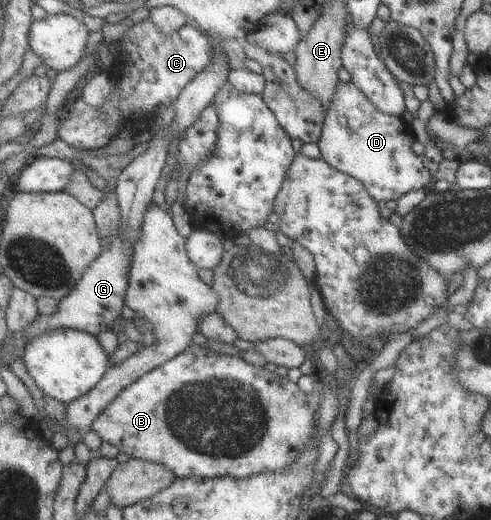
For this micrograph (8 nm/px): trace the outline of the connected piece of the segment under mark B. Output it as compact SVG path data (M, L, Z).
M206 344L192 345L185 349L179 356L167 361L164 365L155 367L150 373L140 377L136 383L129 385L107 409L94 421L91 429L94 430L104 441L109 441L112 445L120 448L132 458L145 459L160 462L167 465L176 472L178 478L205 477L216 479L226 476L239 478L252 477L256 474L281 470L292 465L300 452L305 448L311 433L313 432L313 421L316 416L316 409L320 405L321 393L316 391L316 386L311 392L300 391L300 387L294 381L289 381L288 377L282 377L278 373L268 371L264 366L252 365L236 355L222 354L214 352Z

